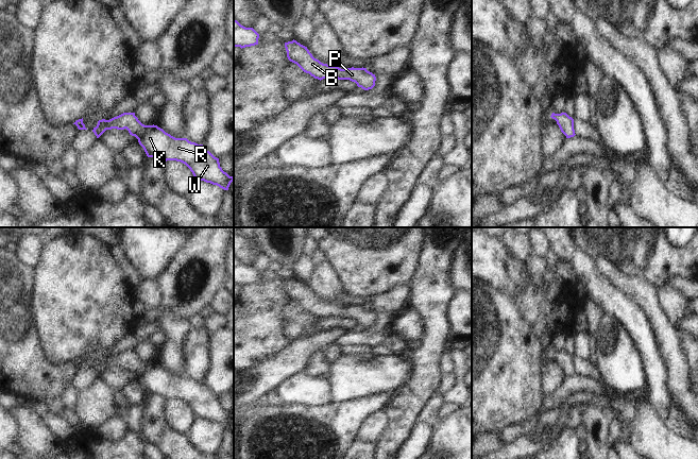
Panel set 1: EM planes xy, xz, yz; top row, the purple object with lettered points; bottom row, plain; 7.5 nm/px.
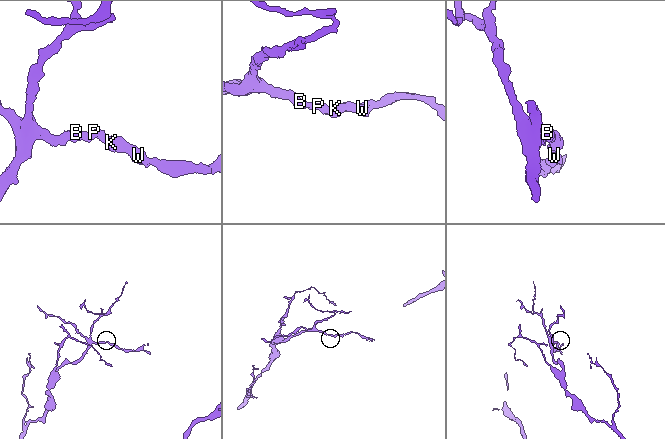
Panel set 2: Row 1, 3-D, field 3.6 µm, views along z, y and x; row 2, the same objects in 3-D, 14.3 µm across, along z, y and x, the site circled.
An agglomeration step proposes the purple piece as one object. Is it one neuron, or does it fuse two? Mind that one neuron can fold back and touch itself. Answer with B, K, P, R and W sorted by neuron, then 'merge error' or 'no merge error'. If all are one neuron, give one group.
B K P R W | no merge error

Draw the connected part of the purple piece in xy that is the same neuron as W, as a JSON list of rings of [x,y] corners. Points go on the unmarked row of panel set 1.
[[[123,351],[109,358],[99,358],[92,370],[99,376],[106,368],[124,368],[138,377],[148,395],[164,400],[176,398],[185,402],[195,419],[204,419],[228,428],[234,414],[229,414],[220,405],[219,396],[207,389],[203,382],[187,376],[175,376],[157,363],[144,363],[135,351]]]

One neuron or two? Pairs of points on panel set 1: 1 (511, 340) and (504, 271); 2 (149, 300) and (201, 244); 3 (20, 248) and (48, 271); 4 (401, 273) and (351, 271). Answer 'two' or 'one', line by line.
1: two
2: two
3: two
4: one

